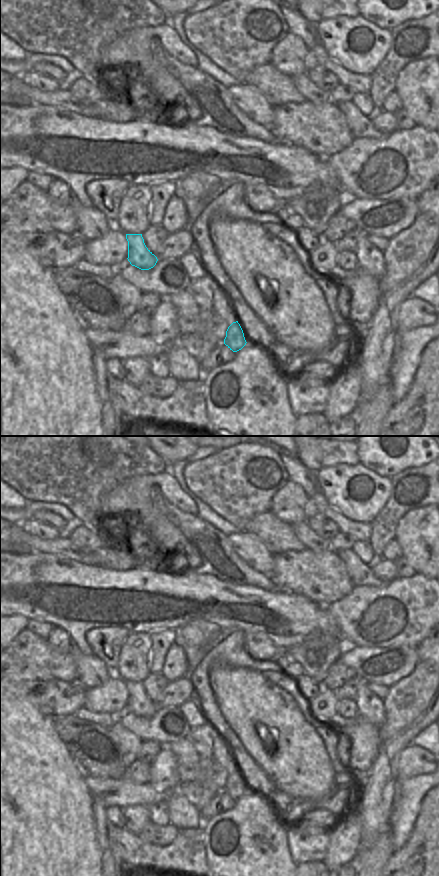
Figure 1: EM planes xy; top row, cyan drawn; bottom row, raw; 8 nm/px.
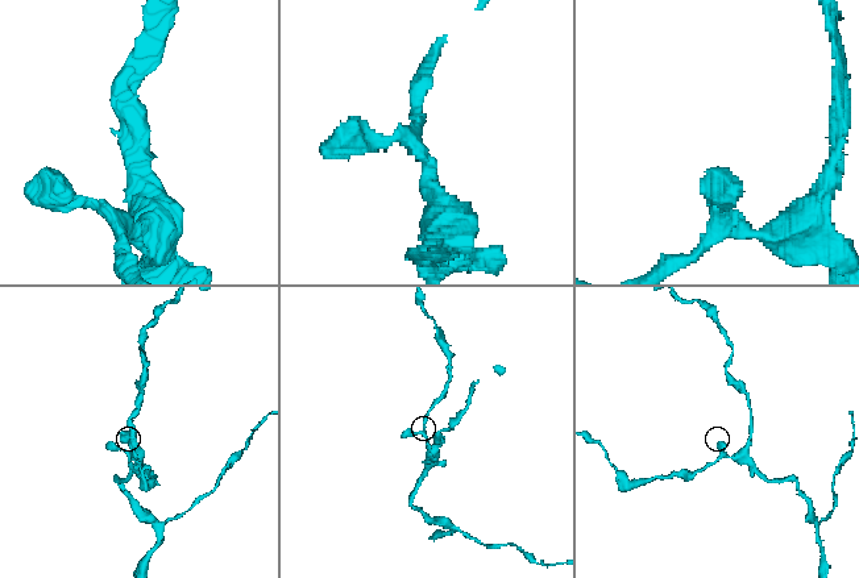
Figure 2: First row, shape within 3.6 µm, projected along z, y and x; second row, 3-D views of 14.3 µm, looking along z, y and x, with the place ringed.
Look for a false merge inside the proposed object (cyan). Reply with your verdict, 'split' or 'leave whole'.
leave whole

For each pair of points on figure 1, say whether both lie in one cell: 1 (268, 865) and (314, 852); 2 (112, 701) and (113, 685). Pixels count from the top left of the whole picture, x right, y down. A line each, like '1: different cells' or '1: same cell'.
1: different cells
2: same cell

